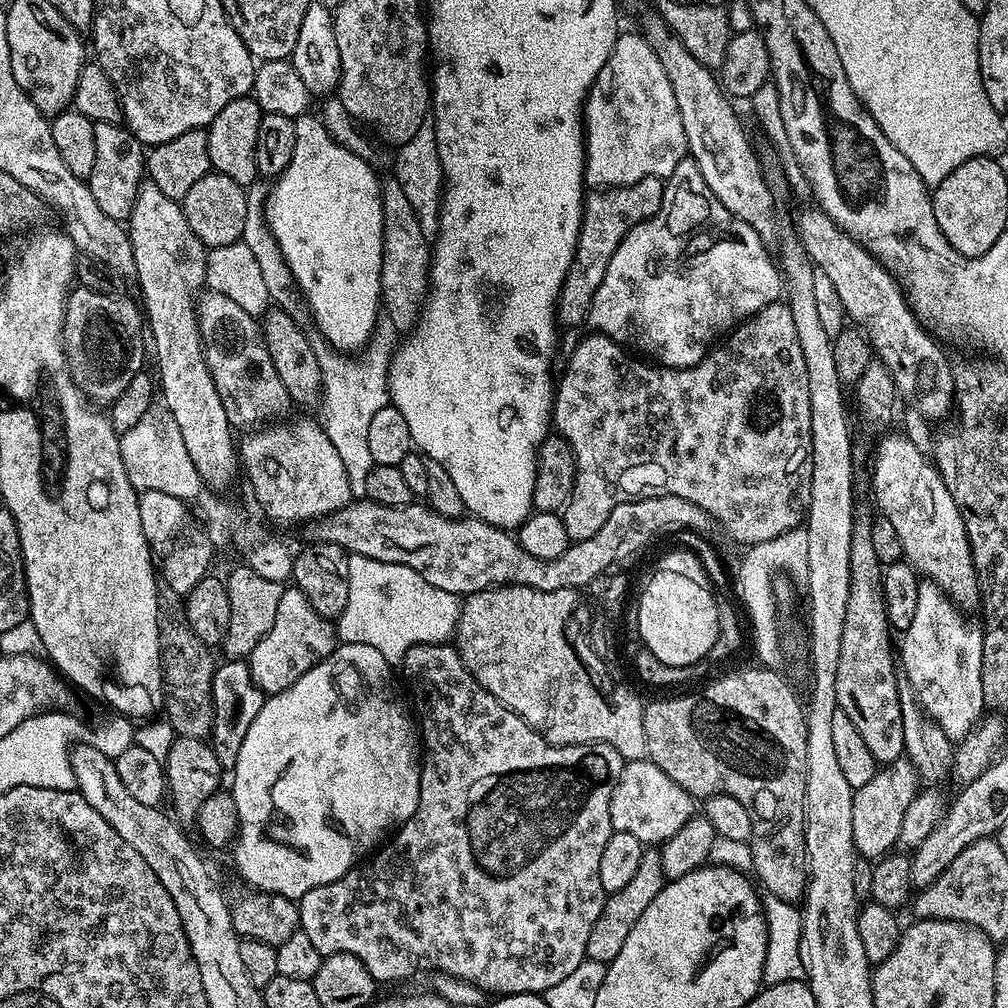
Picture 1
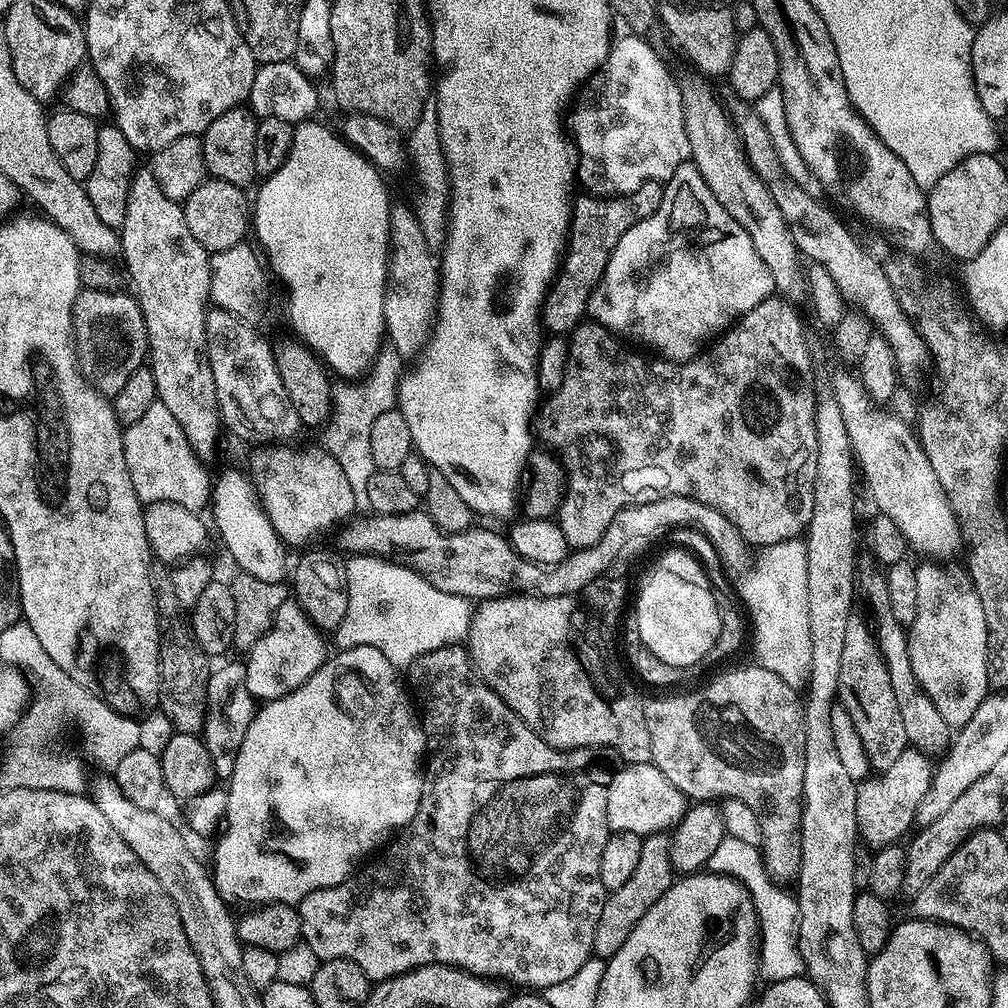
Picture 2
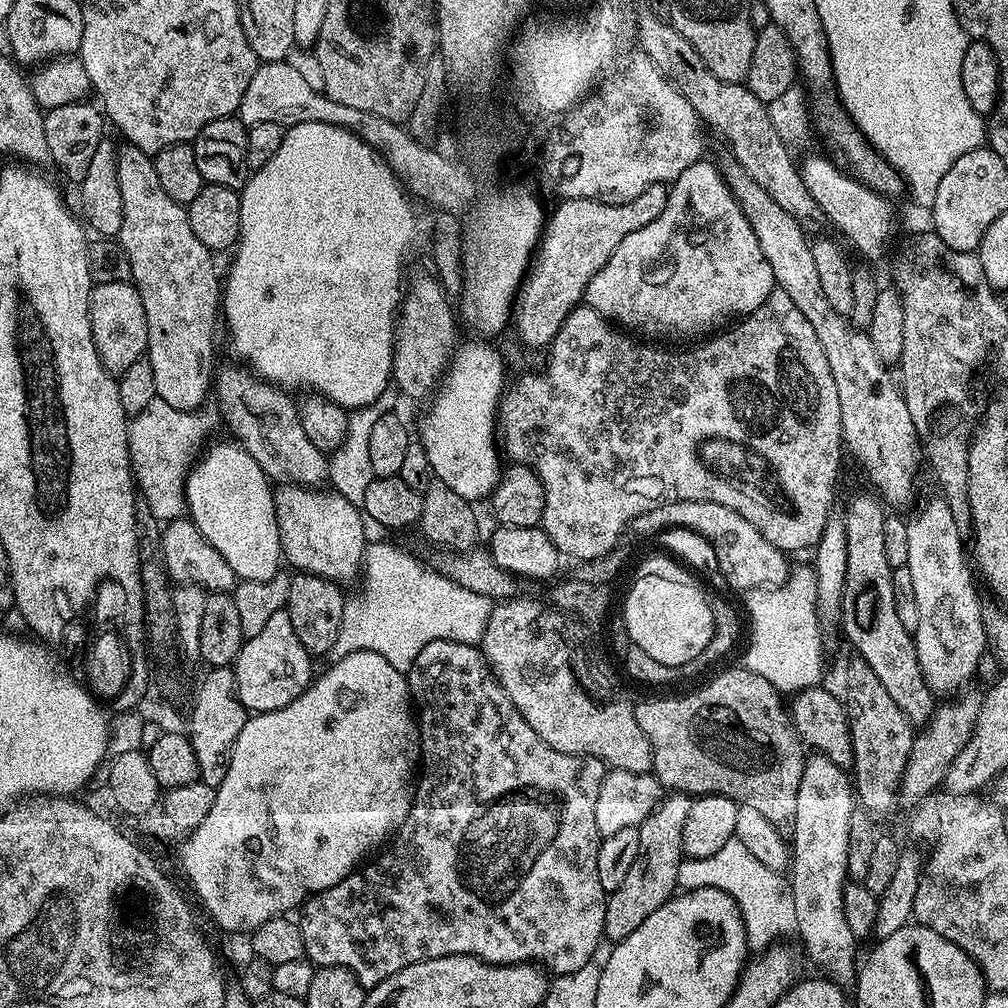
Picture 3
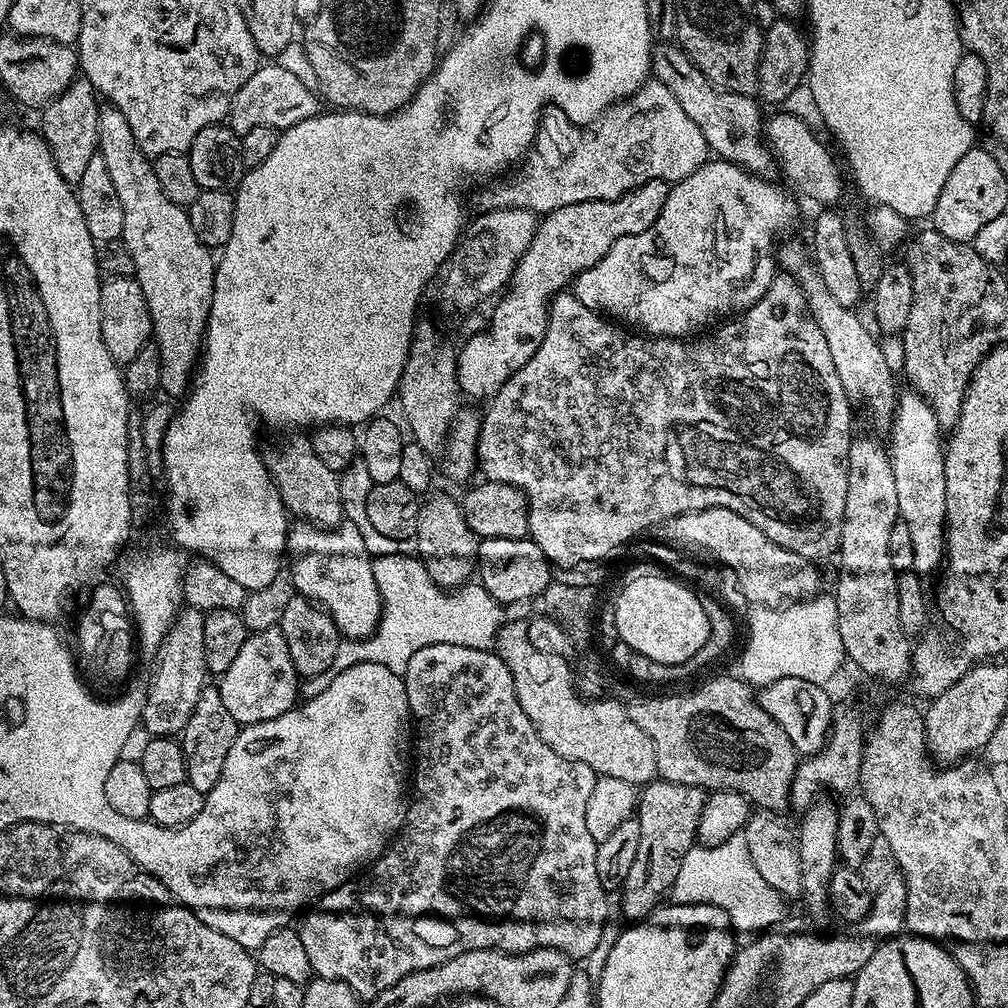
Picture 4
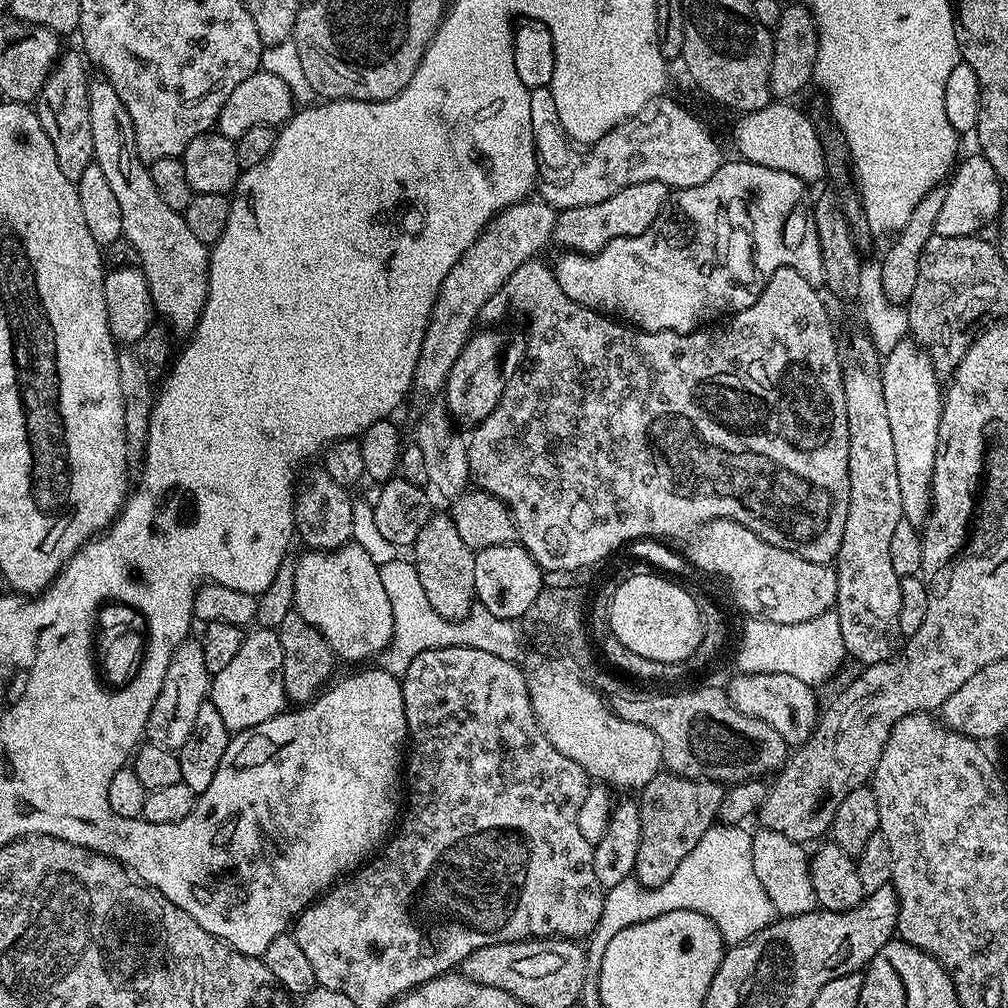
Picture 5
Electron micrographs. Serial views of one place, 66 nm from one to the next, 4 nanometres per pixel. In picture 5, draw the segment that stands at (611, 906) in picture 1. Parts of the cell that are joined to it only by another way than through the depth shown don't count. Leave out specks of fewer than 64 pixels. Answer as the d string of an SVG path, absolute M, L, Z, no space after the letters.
M662 770L650 782L646 782L644 788L639 789L638 803L640 805L640 817L642 818L642 838L638 842L638 858L636 859L636 871L634 879L644 888L657 888L682 866L682 858L698 846L702 834L710 830L717 823L720 807L724 804L725 785L713 780L691 780L685 776L678 776L675 772Z

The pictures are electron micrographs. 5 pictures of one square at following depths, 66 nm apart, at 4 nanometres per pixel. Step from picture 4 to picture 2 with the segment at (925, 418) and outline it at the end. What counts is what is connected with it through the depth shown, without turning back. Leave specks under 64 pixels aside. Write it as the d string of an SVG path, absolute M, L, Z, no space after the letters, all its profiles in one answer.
M920 562L916 564L916 578L918 580L918 615L914 618L912 627L907 629L910 666L914 666L914 675L918 677L922 690L926 690L930 702L934 702L934 706L938 706L938 714L942 714L945 722L950 726L963 726L966 722L970 722L970 718L974 718L974 710L978 710L978 706L982 706L982 702L990 694L986 614L982 614L982 602L978 602L978 594L974 590L972 579L969 578L967 571L963 567L947 568L944 564L922 564Z

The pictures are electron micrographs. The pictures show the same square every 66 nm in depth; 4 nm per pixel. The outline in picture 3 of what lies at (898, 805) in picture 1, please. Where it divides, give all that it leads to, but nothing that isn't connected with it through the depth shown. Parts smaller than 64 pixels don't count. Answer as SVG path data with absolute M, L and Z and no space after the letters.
M967 692L953 695L949 704L941 703L932 713L928 723L923 725L921 732L924 733L921 736L919 733L913 739L910 758L906 762L904 776L900 779L899 790L903 803L905 800L908 806L919 804L943 785L944 775L950 770L954 758L958 758L962 746L966 746L966 742L972 737L980 713L982 696L980 692Z

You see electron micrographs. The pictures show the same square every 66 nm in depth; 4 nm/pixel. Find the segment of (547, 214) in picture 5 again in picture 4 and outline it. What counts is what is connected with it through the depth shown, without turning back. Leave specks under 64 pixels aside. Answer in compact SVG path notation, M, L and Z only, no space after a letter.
M498 208L480 215L472 226L469 225L443 273L440 302L443 312L448 316L464 314L492 294L497 295L511 281L516 264L536 234L538 218L530 210Z

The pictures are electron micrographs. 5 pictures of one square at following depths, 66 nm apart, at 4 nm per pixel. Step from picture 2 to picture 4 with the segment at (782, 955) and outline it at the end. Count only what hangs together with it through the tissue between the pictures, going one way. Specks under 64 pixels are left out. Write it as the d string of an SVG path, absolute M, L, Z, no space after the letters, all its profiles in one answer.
M737 834L726 838L726 842L721 844L709 844L707 846L694 846L686 854L686 858L682 858L682 866L678 870L678 878L674 878L674 886L672 887L670 893L671 899L677 904L713 904L722 909L726 915L728 915L728 921L731 922L733 929L737 933L740 932L752 932L748 934L759 934L761 932L767 932L769 930L775 929L776 924L784 916L784 904L786 904L785 897L778 894L778 890L774 890L774 886L770 886L770 882L766 882L766 878L762 878L762 874L758 874L758 869L754 866L754 861L750 858L750 850L746 847L746 838L743 834Z

